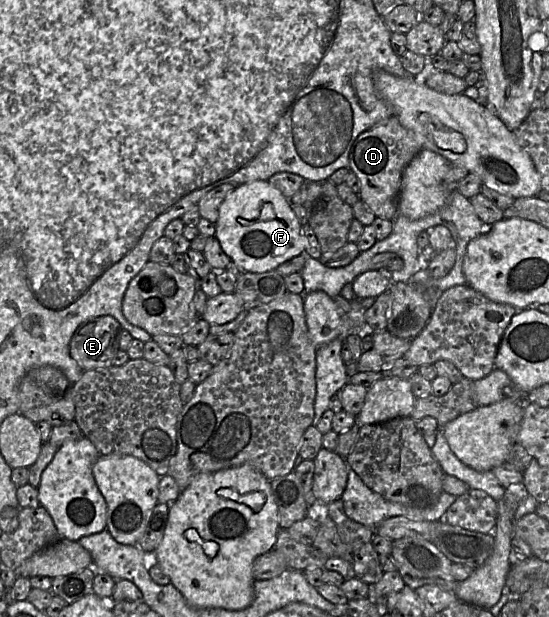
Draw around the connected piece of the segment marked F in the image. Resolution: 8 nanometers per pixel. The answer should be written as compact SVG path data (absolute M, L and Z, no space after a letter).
M268 180L252 181L235 187L221 203L219 216L214 224L214 237L221 248L233 263L246 272L263 273L274 270L306 248L306 237L291 208L290 199Z

